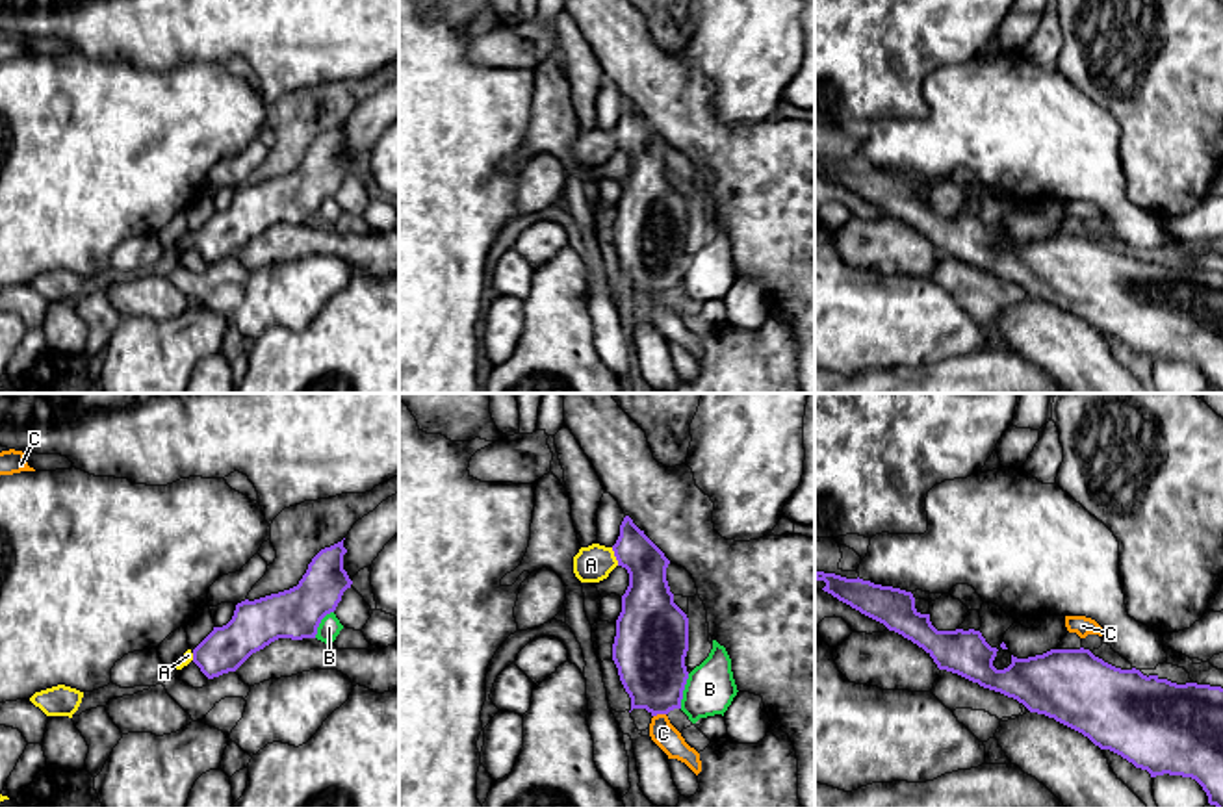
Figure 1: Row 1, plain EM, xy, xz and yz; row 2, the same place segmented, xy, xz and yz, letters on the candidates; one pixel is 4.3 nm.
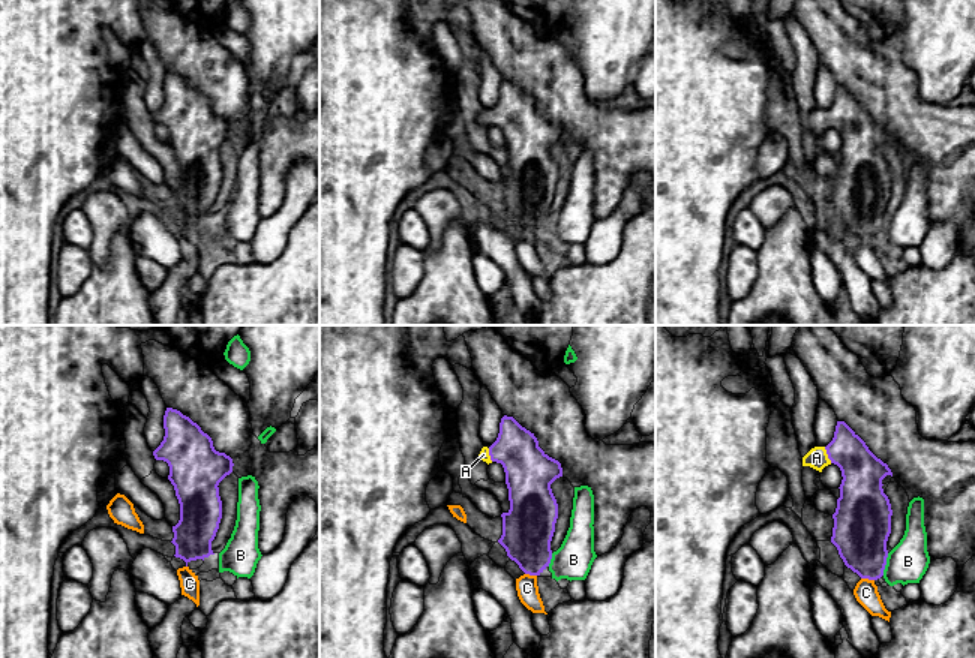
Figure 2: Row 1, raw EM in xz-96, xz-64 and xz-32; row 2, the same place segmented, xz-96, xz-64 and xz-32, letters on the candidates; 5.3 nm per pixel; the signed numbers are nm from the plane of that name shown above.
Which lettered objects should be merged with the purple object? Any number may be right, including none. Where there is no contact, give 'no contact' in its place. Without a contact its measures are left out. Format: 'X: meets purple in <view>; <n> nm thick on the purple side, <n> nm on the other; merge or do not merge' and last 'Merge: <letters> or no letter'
A: meets purple in xz; 220 nm thick on the purple side, 160 nm on the other; merge
B: meets purple in xz; 320 nm thick on the purple side, 220 nm on the other; do not merge
C: meets purple in xz; 300 nm thick on the purple side, 110 nm on the other; do not merge
Merge: A

